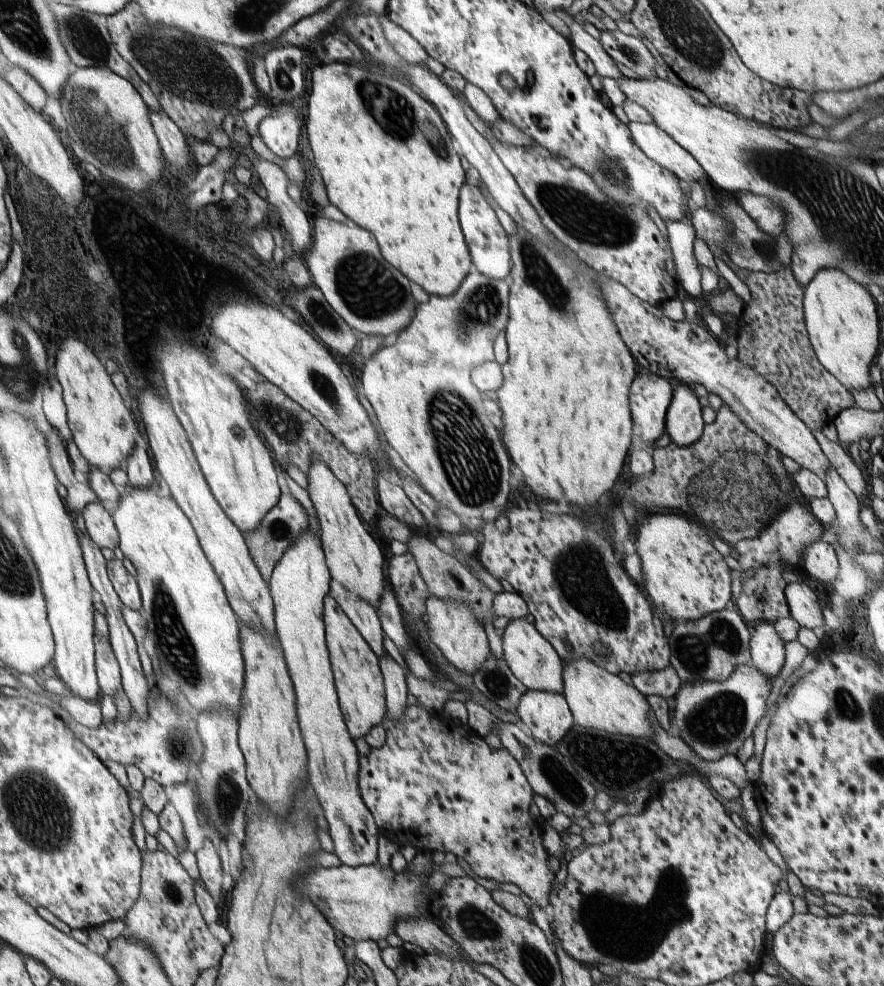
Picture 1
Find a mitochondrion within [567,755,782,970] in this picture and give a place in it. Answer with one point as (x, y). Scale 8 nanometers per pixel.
(600, 925)

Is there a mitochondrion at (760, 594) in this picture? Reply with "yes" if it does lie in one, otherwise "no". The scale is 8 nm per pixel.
yes

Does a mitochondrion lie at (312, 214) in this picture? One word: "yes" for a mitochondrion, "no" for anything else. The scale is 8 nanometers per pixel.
no

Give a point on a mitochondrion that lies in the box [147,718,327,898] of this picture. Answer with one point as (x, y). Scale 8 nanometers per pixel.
(227, 795)

